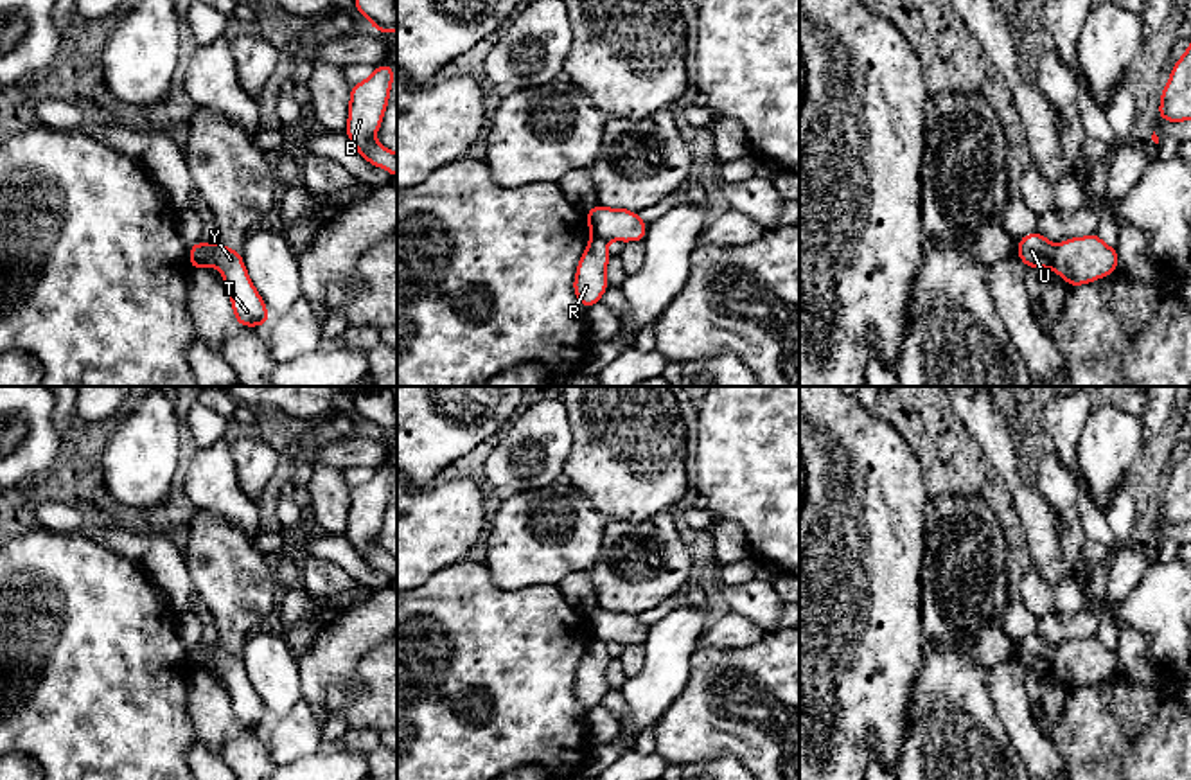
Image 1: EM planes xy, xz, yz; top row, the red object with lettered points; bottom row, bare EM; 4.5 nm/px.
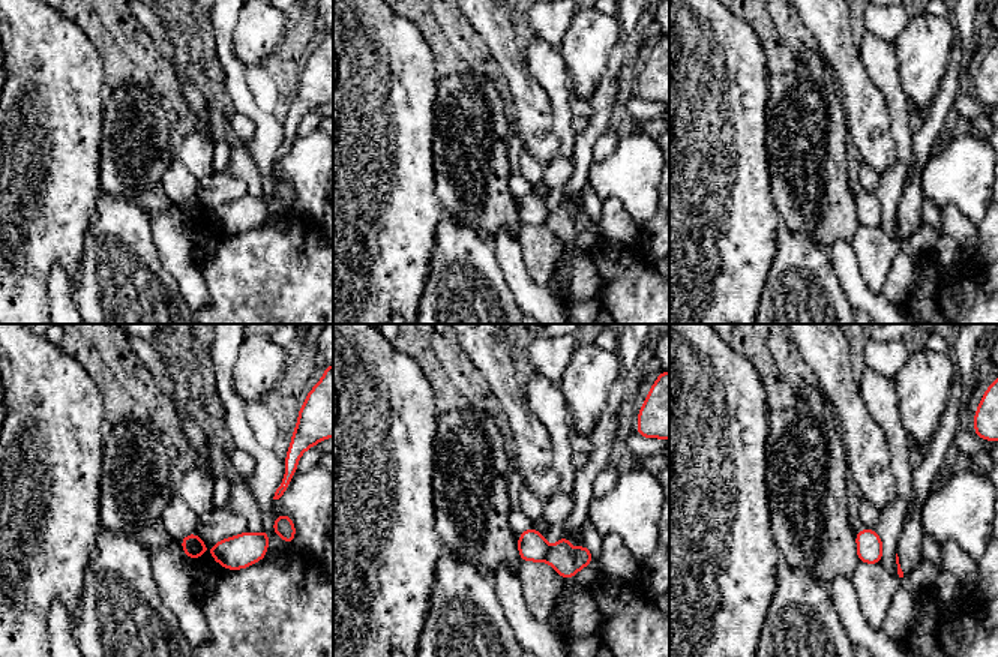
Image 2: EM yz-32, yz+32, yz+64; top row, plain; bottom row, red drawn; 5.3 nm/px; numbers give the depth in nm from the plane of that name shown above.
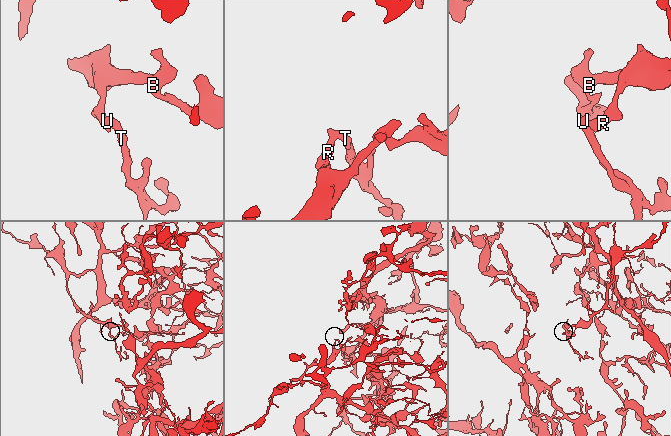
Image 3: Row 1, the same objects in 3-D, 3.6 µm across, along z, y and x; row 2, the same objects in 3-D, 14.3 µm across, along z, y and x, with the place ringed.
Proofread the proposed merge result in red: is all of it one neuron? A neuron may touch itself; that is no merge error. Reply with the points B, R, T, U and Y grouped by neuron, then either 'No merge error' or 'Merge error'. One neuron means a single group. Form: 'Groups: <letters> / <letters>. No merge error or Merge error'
Groups: B R / T U Y. Merge error

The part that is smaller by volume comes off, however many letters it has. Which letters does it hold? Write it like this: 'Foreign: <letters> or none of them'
Foreign: T, U, Y

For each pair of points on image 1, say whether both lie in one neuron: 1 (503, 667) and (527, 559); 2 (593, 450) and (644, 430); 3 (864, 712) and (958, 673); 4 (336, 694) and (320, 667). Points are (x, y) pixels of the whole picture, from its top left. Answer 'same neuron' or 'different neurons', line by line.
1: different neurons
2: same neuron
3: different neurons
4: different neurons

